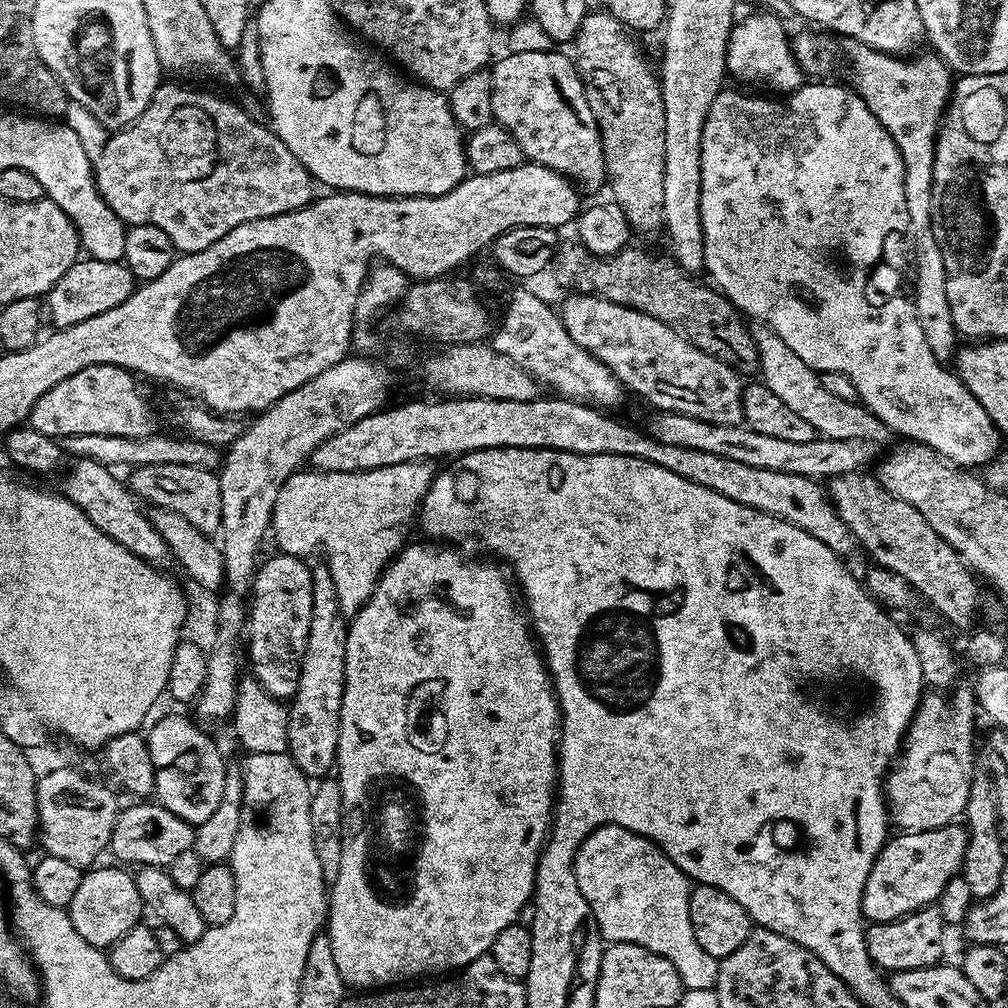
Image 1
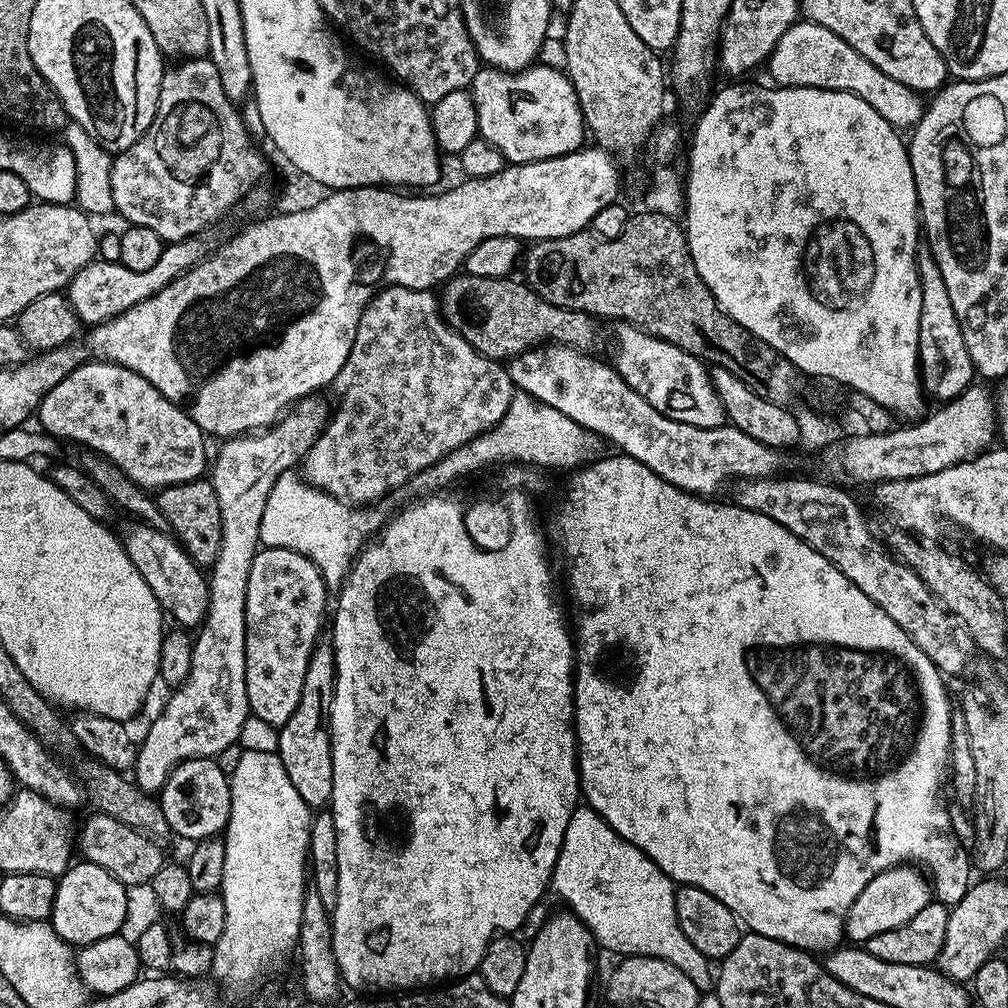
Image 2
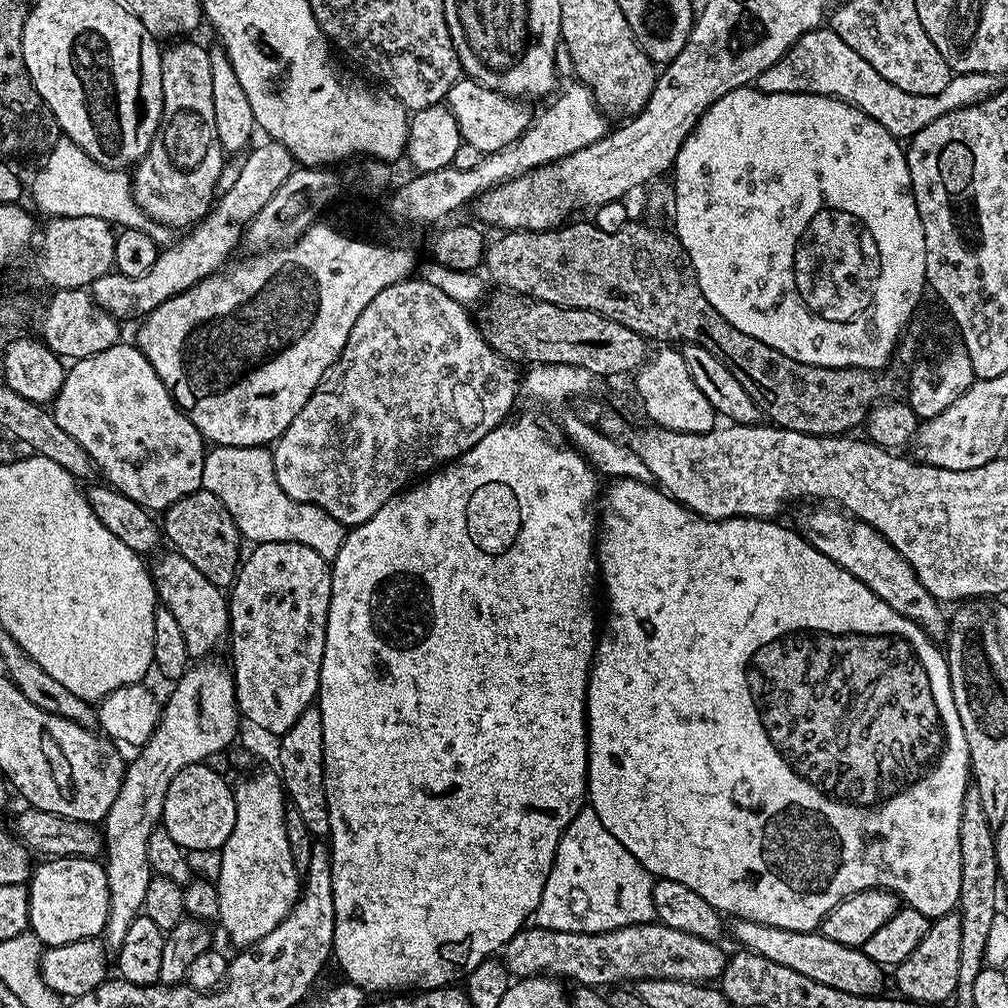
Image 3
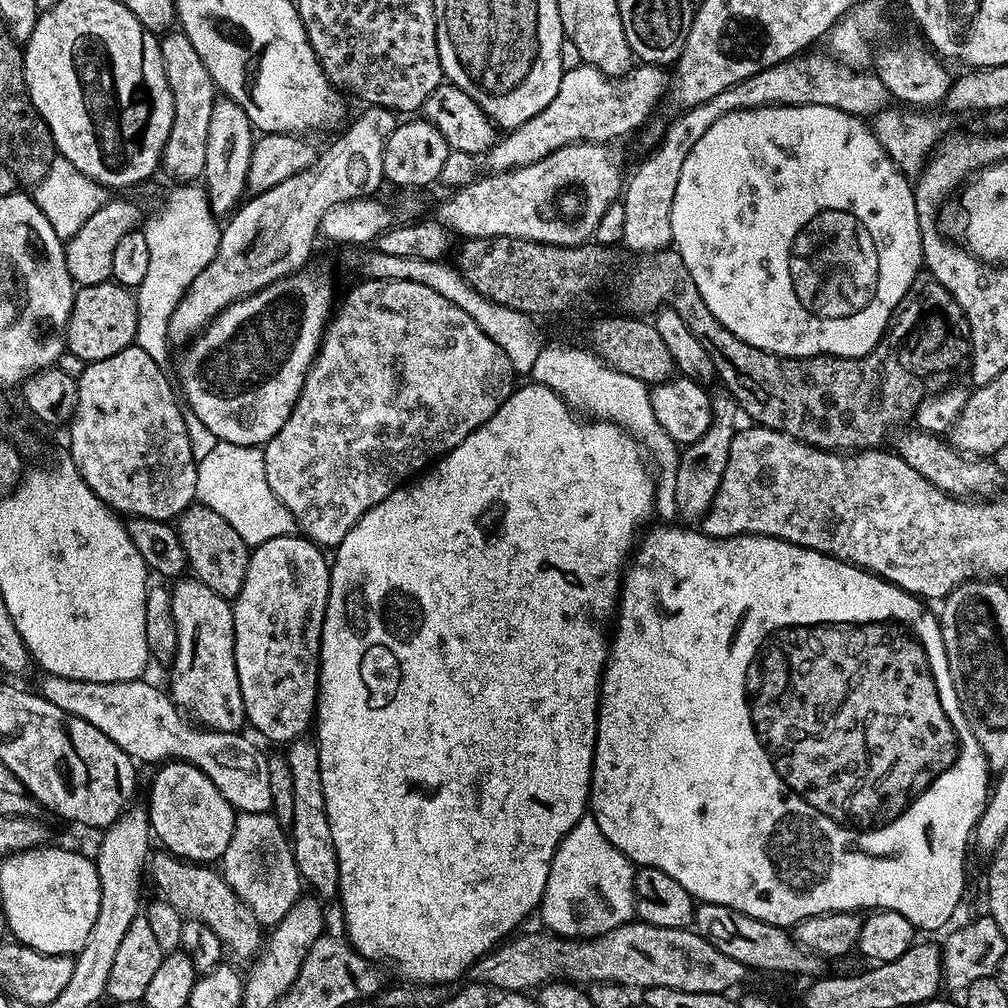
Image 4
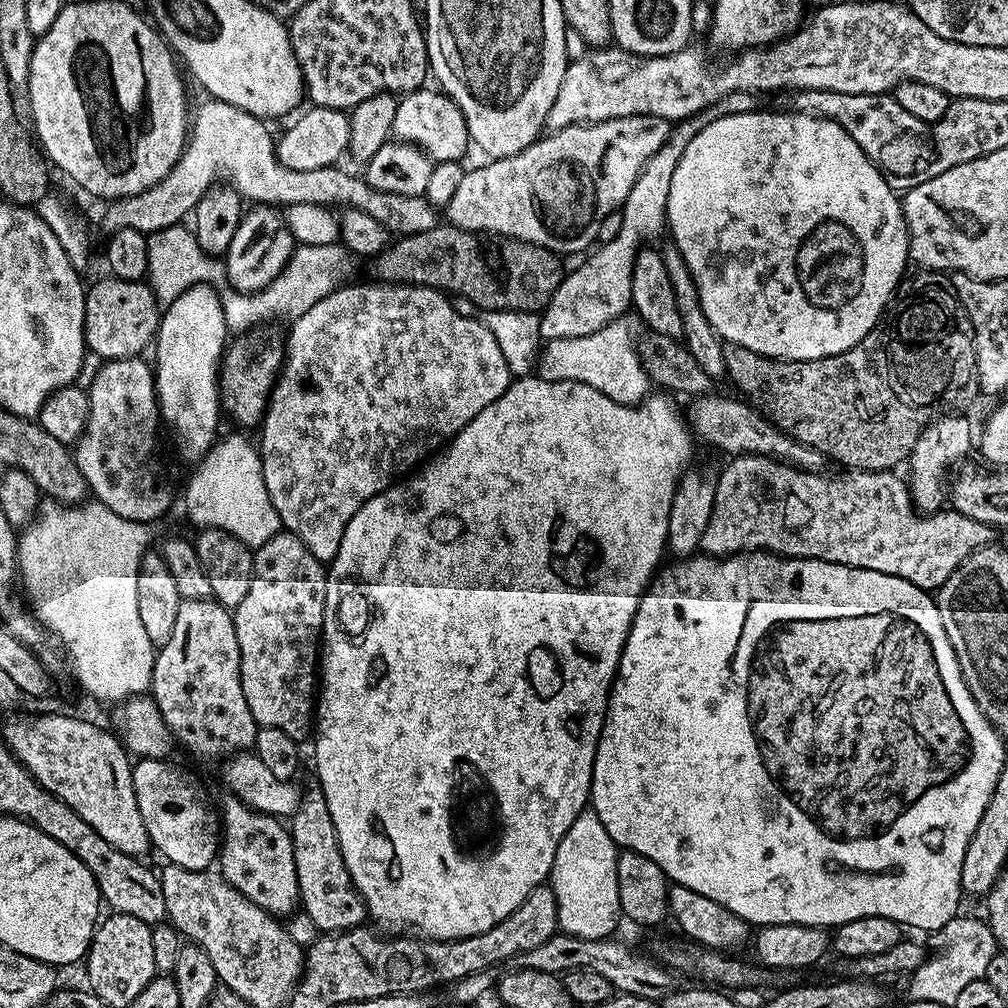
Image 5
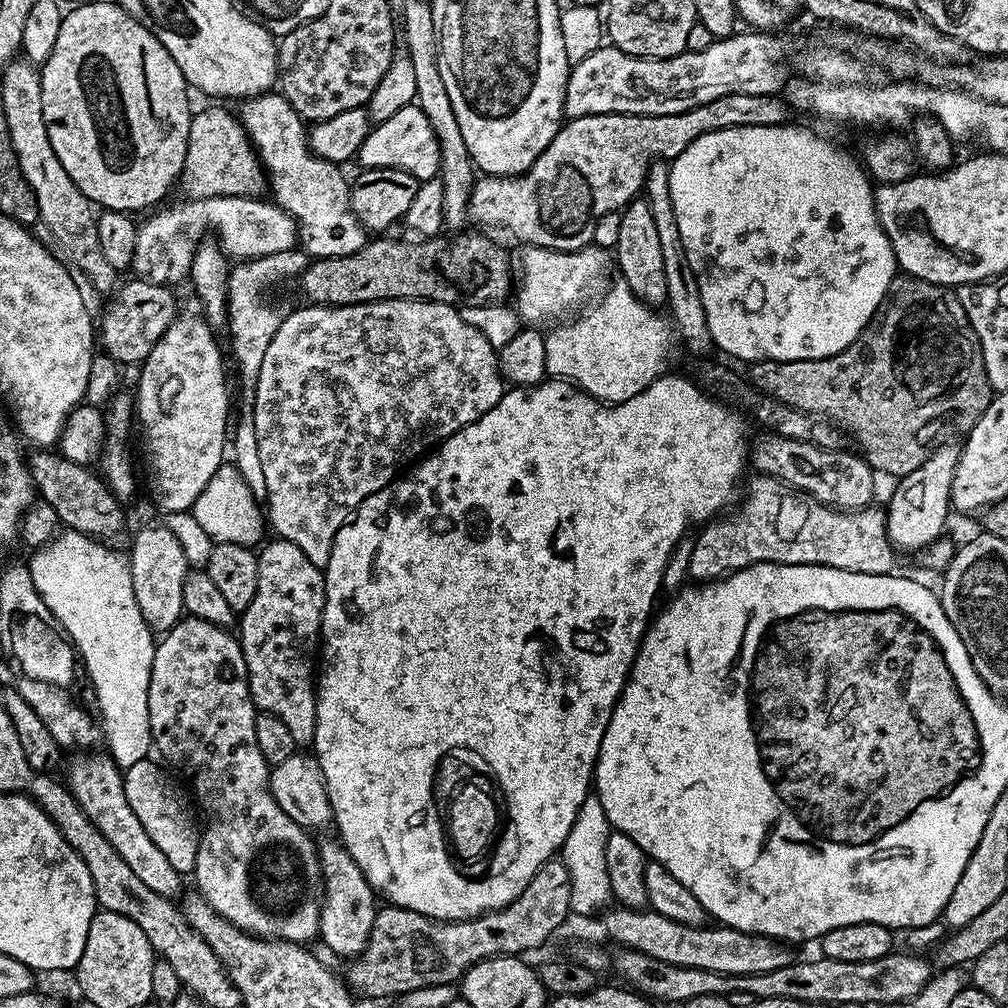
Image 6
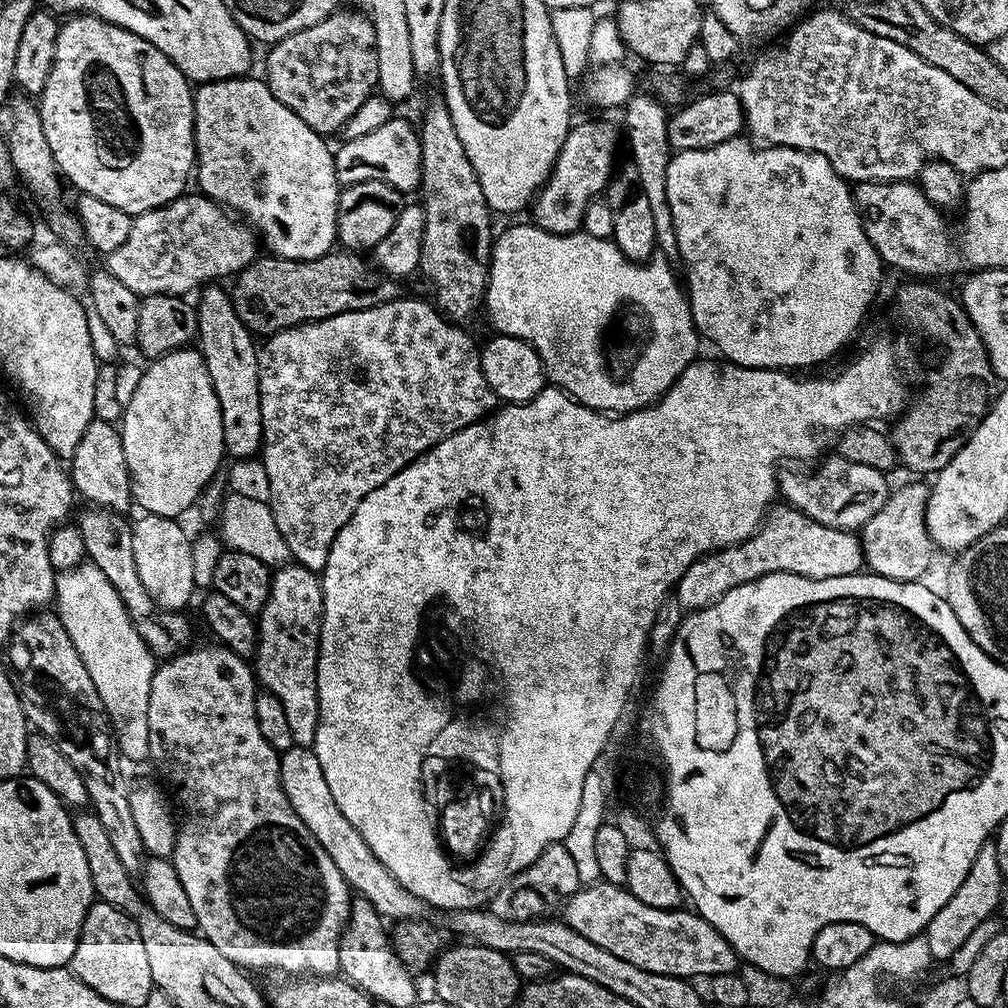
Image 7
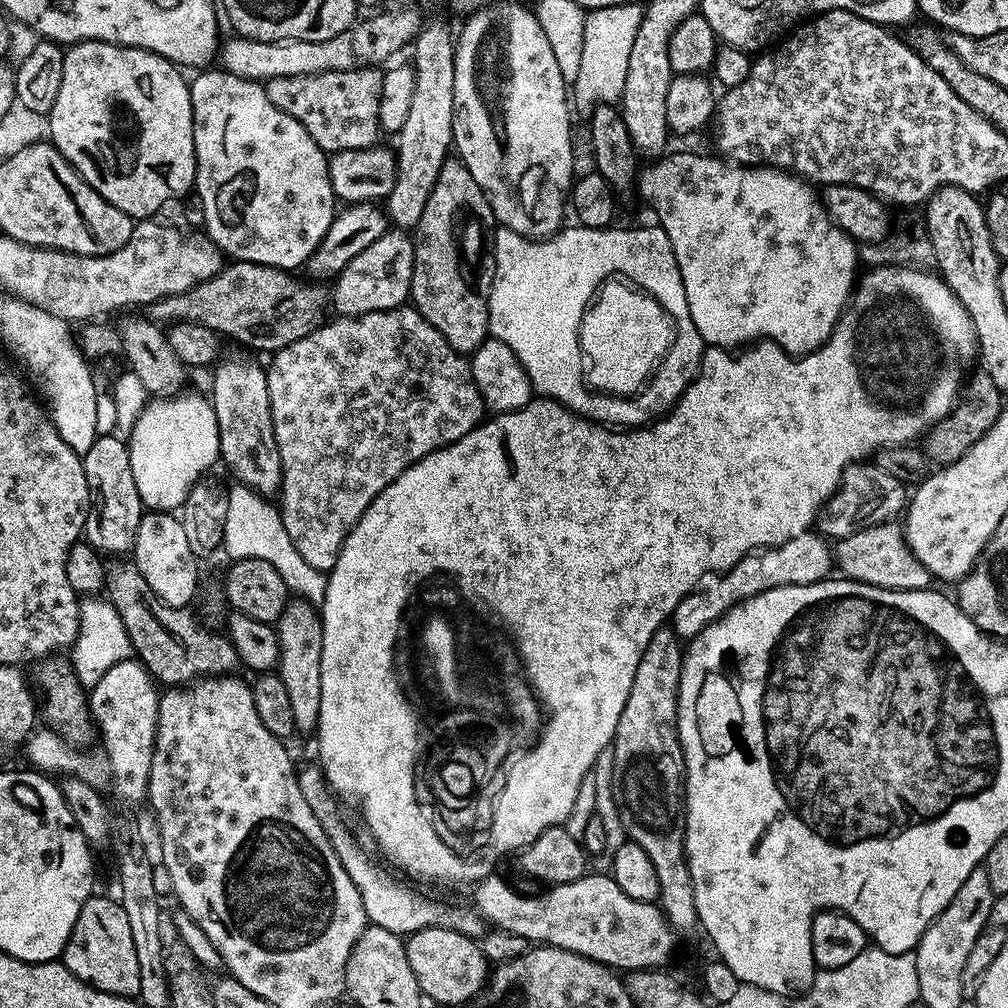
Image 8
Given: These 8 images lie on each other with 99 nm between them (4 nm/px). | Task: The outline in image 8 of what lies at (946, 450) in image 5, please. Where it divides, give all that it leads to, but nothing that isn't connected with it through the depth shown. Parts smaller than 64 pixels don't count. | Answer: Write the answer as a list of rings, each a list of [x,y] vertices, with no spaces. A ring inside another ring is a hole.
[[[899,523],[875,524],[863,528],[860,532],[850,534],[844,540],[835,541],[834,564],[841,568],[843,575],[849,580],[863,580],[879,588],[890,590],[922,590],[929,587],[930,577],[914,558],[907,540],[904,539],[904,529]]]

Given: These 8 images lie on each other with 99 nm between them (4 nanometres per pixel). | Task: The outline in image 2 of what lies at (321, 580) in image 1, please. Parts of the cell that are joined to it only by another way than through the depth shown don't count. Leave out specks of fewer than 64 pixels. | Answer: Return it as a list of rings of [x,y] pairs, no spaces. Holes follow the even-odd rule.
[[[317,643],[310,654],[310,666],[306,666],[306,679],[302,681],[302,698],[298,698],[298,706],[294,706],[294,714],[286,723],[279,725],[278,755],[282,758],[282,766],[286,766],[286,775],[294,785],[294,790],[313,810],[324,810],[329,807],[334,782],[334,766],[332,765],[332,732],[328,728],[330,710],[334,702],[334,686],[336,685],[336,652],[331,643]]]

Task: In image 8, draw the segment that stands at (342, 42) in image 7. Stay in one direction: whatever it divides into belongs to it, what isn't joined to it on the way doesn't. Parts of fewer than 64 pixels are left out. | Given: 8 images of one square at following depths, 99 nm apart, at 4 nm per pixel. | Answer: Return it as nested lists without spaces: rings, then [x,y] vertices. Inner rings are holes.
[[[379,67],[375,68],[354,68],[345,72],[319,72],[309,76],[282,76],[267,81],[264,84],[266,94],[278,110],[290,114],[318,142],[318,146],[324,149],[325,153],[341,152],[342,150],[358,150],[359,148],[370,148],[377,143],[376,140],[382,136],[380,127],[380,115],[378,106],[380,105],[380,95],[382,94],[382,82],[384,72]]]

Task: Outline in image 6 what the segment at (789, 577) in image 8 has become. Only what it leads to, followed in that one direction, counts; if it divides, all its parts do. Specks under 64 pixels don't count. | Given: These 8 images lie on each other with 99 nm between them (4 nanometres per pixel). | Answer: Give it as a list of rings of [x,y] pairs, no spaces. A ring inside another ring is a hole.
[[[756,474],[753,477],[753,480],[748,485],[745,483],[742,488],[744,505],[733,516],[725,515],[705,523],[701,527],[704,529],[694,536],[688,567],[689,577],[693,581],[718,580],[743,568],[749,568],[751,564],[821,564],[838,570],[879,576],[895,569],[892,567],[896,564],[897,553],[888,542],[888,525],[881,509],[879,512],[876,506],[869,506],[856,512],[837,512],[835,508],[826,507],[810,494],[797,488],[789,488],[772,476]]]

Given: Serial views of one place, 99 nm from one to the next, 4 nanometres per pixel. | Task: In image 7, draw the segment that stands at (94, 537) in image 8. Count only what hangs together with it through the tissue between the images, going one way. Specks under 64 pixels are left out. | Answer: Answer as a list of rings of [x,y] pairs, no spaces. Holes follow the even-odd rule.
[[[94,418],[90,426],[86,426],[86,434],[82,434],[82,442],[78,442],[70,458],[70,475],[73,489],[79,495],[81,492],[89,505],[121,514],[133,507],[132,475],[126,466],[126,450],[122,450],[120,430],[115,423]]]

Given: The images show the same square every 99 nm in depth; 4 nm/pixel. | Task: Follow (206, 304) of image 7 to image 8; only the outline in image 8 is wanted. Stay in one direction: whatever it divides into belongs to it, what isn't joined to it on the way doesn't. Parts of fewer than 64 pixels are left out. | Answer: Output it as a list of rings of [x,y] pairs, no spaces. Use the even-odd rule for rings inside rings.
[[[244,356],[223,360],[215,365],[210,391],[212,409],[218,418],[220,460],[239,483],[265,498],[275,497],[280,491],[280,459],[270,414],[268,373]]]

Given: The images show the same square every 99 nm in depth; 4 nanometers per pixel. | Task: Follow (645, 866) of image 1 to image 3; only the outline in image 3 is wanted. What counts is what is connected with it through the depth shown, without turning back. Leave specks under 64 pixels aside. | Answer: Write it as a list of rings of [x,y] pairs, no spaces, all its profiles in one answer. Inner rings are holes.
[[[585,806],[570,826],[566,826],[558,842],[558,850],[550,866],[550,878],[546,878],[546,890],[542,890],[542,898],[534,913],[535,927],[559,932],[609,932],[635,924],[651,924],[656,920],[653,883],[654,877],[648,869],[640,865],[638,858],[634,858],[634,854],[630,854],[630,850],[626,850],[610,830],[606,830],[606,826],[602,826],[602,818],[598,818],[596,811]]]

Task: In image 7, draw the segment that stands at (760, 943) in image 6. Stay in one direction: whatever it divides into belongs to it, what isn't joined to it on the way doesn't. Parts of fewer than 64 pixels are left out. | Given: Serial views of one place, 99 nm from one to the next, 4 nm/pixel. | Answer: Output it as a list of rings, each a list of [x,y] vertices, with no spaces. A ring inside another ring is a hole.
[[[597,882],[581,886],[562,905],[562,919],[578,930],[578,934],[602,946],[602,950],[610,950],[610,954],[654,974],[711,978],[735,973],[738,957],[730,942],[726,942],[717,928],[697,916],[695,911],[684,911],[680,908],[658,910],[654,906],[646,906],[646,902],[638,902],[627,887]]]

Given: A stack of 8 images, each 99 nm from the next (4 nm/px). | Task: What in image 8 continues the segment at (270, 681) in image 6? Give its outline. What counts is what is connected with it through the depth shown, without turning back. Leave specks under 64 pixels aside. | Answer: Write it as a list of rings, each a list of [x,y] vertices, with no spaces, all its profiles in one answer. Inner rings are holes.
[[[292,598],[282,610],[280,619],[276,621],[274,627],[280,647],[278,675],[282,678],[282,686],[286,686],[286,691],[290,694],[290,703],[294,705],[296,732],[300,734],[302,732],[315,733],[318,714],[322,710],[322,622],[320,621],[320,613],[304,600]]]

